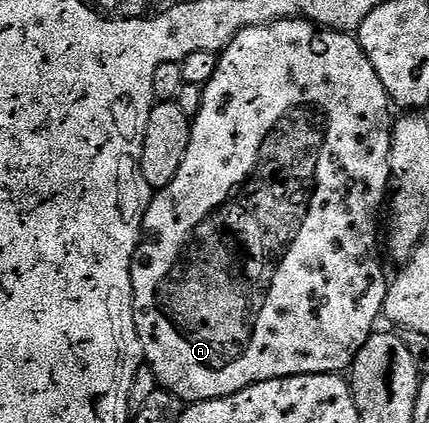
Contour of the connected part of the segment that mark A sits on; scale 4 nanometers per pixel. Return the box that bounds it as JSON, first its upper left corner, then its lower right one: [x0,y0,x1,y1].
[131,18,393,402]

